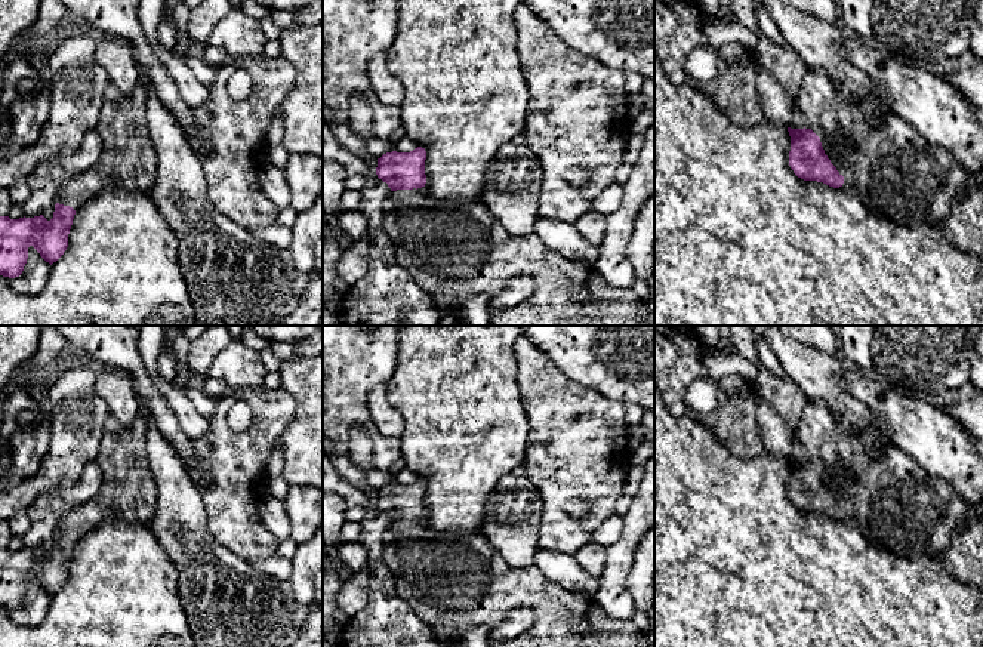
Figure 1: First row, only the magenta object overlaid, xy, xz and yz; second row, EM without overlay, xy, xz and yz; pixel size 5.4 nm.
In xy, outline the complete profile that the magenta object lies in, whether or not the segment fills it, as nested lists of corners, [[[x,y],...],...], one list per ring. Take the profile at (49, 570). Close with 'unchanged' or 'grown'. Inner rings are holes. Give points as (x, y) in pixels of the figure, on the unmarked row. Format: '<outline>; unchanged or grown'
[[[108,415],[96,463],[102,475],[98,495],[84,505],[76,506],[61,515],[50,552],[43,546],[19,551],[0,548],[0,607],[9,610],[19,609],[27,595],[30,577],[50,597],[56,594],[68,579],[68,566],[76,543],[105,521],[117,517],[127,523],[141,523],[145,526],[151,523],[157,511],[158,490],[148,465],[147,425],[144,418],[138,416],[130,428],[124,428],[115,418]]]; grown

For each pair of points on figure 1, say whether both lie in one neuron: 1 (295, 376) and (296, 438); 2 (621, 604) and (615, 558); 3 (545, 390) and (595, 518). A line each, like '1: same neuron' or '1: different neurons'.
1: same neuron
2: same neuron
3: same neuron

